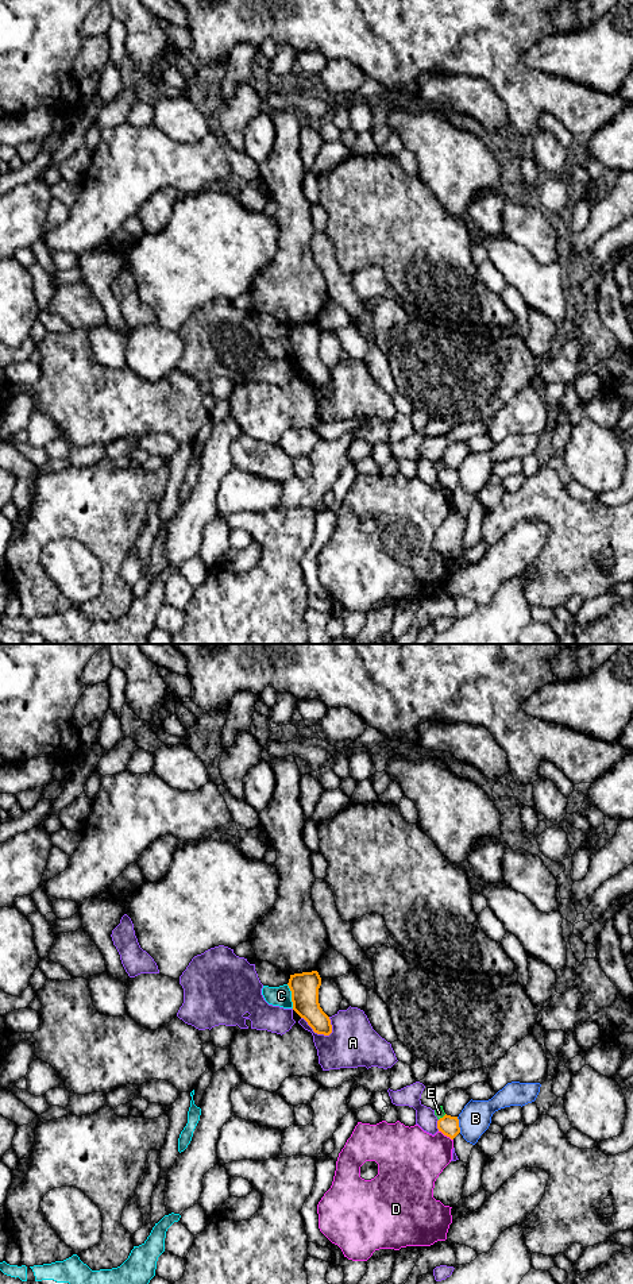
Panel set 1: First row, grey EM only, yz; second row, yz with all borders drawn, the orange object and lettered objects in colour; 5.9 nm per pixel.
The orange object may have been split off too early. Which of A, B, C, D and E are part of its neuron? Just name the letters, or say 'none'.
none

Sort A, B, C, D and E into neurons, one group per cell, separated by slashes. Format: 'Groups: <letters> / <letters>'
Groups: A / B / C / D / E

